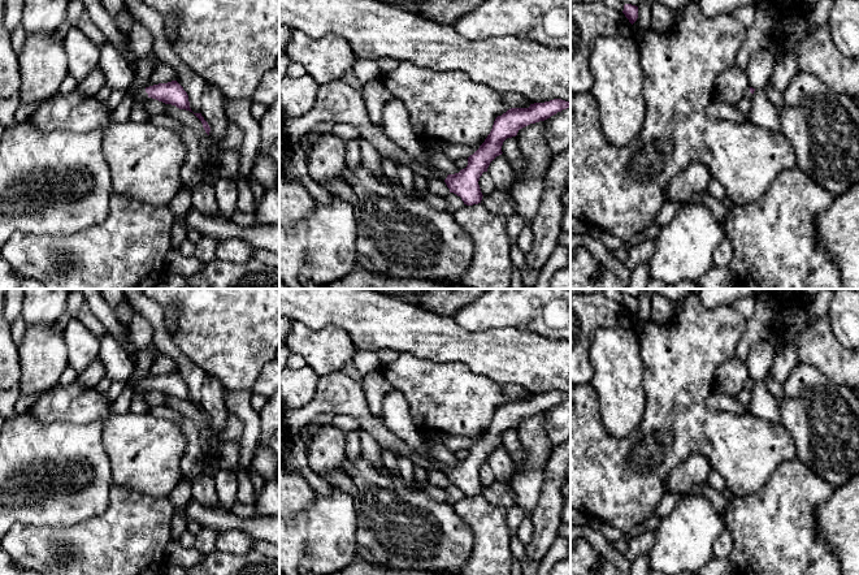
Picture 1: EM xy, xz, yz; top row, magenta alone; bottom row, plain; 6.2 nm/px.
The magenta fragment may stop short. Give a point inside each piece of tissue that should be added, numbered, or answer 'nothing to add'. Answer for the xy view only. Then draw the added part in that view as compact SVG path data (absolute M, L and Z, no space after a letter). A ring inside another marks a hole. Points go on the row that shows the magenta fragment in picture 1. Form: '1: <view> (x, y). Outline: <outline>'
1: xy (139, 94). Outline: M140 88L140 90L131 91L131 92L134 95L135 101L139 99L148 99L148 94L146 92L146 88ZM127 90L127 91L131 91L131 90Z

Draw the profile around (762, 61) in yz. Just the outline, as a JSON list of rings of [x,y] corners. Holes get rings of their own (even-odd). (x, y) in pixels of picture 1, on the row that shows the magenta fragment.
[[[768,48],[755,51],[750,57],[746,69],[750,87],[764,88],[773,72],[775,64],[776,60]]]

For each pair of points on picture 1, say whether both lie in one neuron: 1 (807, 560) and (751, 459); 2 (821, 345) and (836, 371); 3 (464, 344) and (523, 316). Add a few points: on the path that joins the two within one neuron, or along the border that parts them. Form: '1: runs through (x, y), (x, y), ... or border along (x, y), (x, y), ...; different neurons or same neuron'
1: border along (785, 462), (759, 489), (736, 496); different neurons
2: runs through (825, 351), (836, 364); same neuron
3: border along (532, 331), (490, 327), (472, 332); different neurons

